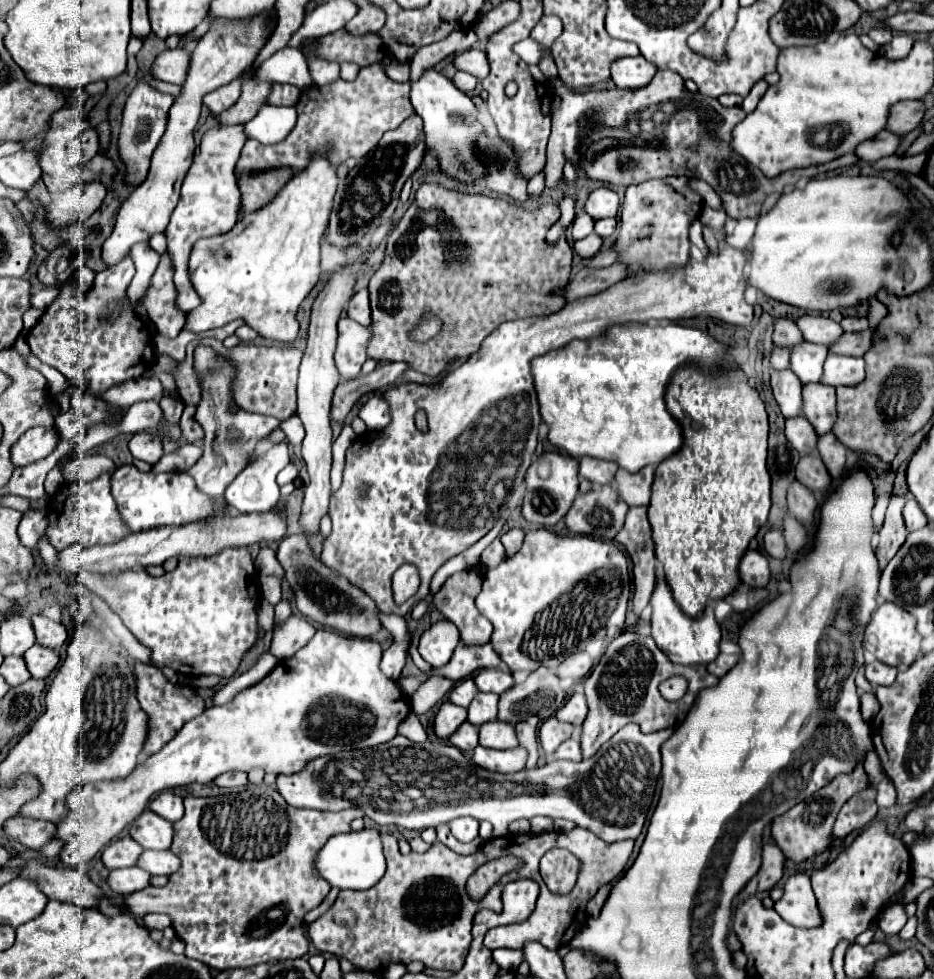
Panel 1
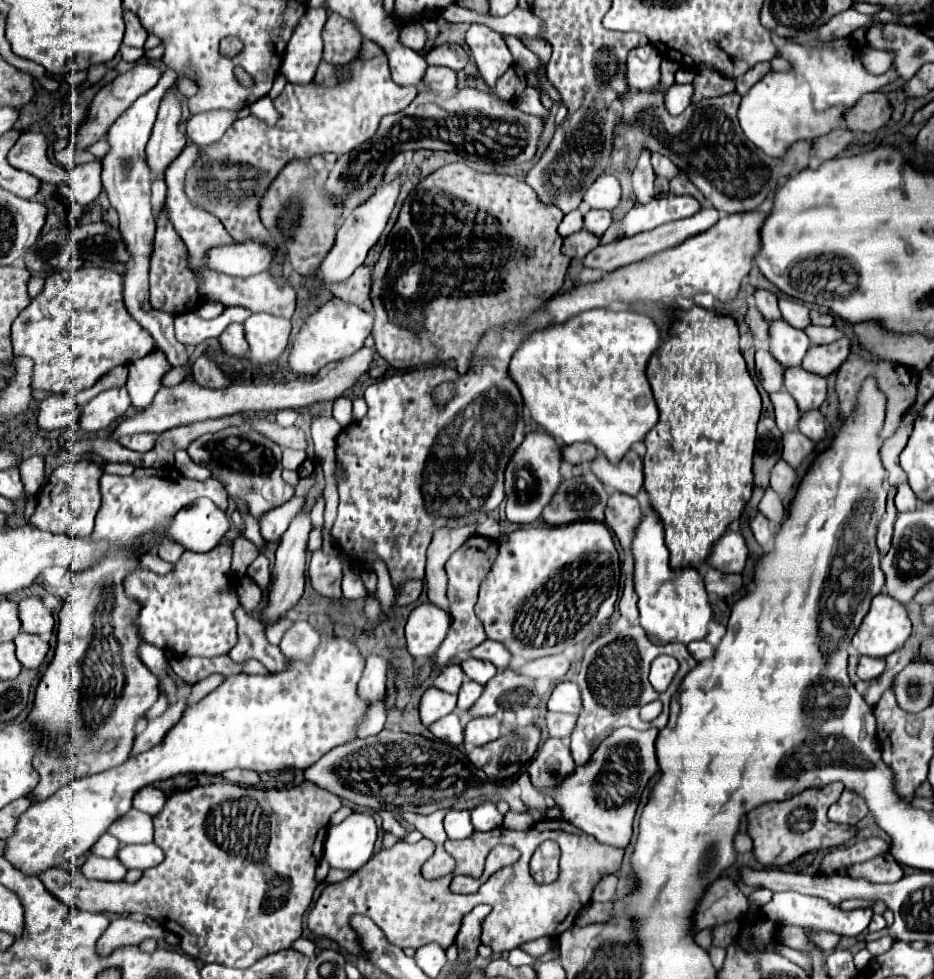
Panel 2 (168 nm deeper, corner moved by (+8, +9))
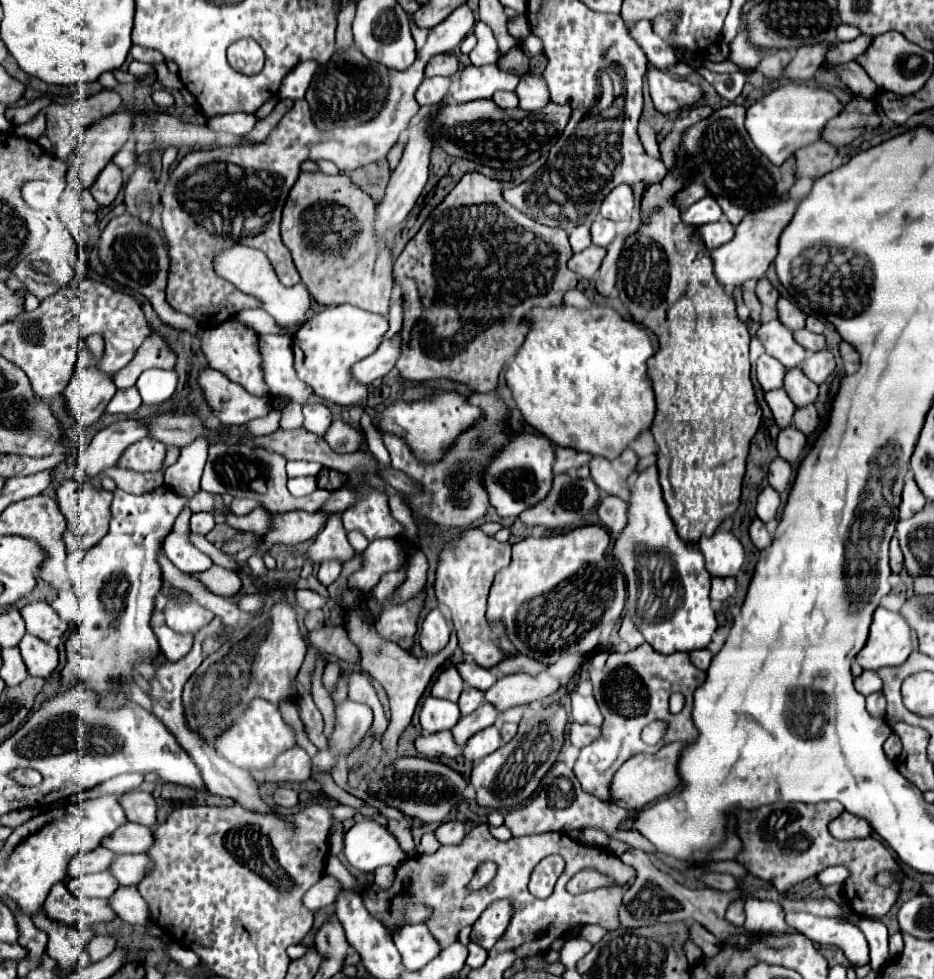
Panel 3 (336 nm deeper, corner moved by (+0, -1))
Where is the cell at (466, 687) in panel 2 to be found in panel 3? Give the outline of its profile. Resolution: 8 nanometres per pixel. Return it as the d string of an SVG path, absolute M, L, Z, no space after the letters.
M465 687L465 691L461 693L461 697L459 697L457 703L459 703L461 713L469 715L469 713L473 713L483 703L483 691L473 689L473 687Z

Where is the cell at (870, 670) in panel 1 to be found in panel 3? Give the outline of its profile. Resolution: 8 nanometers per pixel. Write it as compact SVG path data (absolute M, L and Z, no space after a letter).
M863 671L859 677L855 677L855 689L861 695L871 695L883 689L883 681L879 679L877 671Z

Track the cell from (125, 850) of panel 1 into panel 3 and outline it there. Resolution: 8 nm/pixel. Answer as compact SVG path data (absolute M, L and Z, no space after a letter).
M97 847L95 851L89 851L89 853L79 853L69 863L69 875L81 877L81 875L87 875L87 873L107 871L111 867L113 859L115 859L115 853L107 851L105 847Z

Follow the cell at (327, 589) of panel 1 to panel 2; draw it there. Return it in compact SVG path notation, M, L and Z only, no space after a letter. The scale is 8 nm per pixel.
M293 497L291 501L279 505L277 509L271 509L259 519L261 535L267 541L279 541L279 537L287 531L289 523L295 519L295 515L303 509L307 503L307 497Z

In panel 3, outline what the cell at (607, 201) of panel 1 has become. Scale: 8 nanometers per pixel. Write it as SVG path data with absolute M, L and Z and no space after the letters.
M617 185L601 205L601 215L611 221L627 221L633 213L633 193L629 185Z

